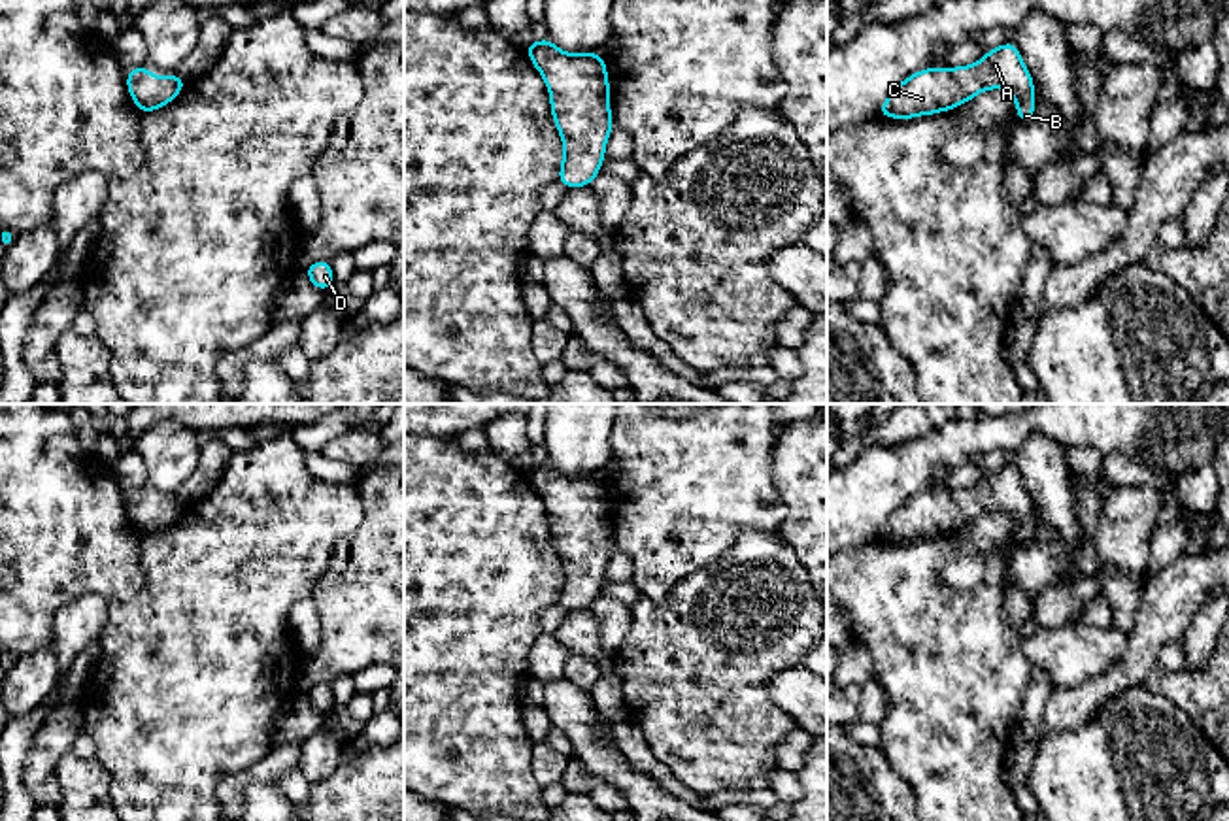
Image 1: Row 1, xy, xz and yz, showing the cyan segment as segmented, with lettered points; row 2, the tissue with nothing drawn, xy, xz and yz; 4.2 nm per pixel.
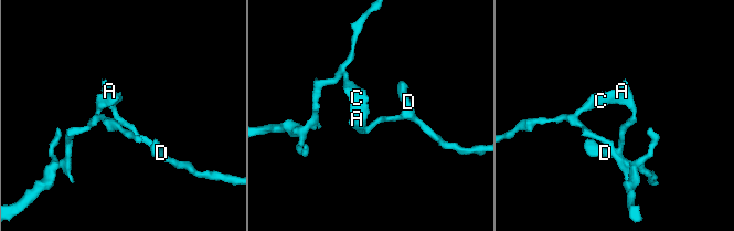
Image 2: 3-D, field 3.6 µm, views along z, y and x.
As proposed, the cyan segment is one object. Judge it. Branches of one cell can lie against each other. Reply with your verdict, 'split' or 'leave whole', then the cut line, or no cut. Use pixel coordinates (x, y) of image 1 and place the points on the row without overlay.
leave whole; cut none

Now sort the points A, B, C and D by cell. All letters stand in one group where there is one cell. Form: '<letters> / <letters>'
A B C D

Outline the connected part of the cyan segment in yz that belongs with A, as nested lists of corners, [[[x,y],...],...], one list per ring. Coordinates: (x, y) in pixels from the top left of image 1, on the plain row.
[[[1014,464],[989,472],[974,487],[914,494],[887,517],[878,538],[887,542],[934,538],[955,532],[991,511],[1012,517],[1021,547],[1035,542],[1035,502]]]

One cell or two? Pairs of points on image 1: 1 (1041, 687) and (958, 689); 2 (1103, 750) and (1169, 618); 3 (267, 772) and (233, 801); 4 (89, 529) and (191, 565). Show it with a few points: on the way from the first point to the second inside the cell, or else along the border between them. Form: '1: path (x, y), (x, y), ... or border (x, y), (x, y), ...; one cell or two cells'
1: border (1033, 669), (1016, 718), (1016, 731); two cells
2: border (1143, 684), (1120, 691), (1097, 714); two cells
3: path (257, 774), (250, 776), (235, 791); one cell
4: border (142, 536), (140, 567), (144, 586), (138, 591); two cells

